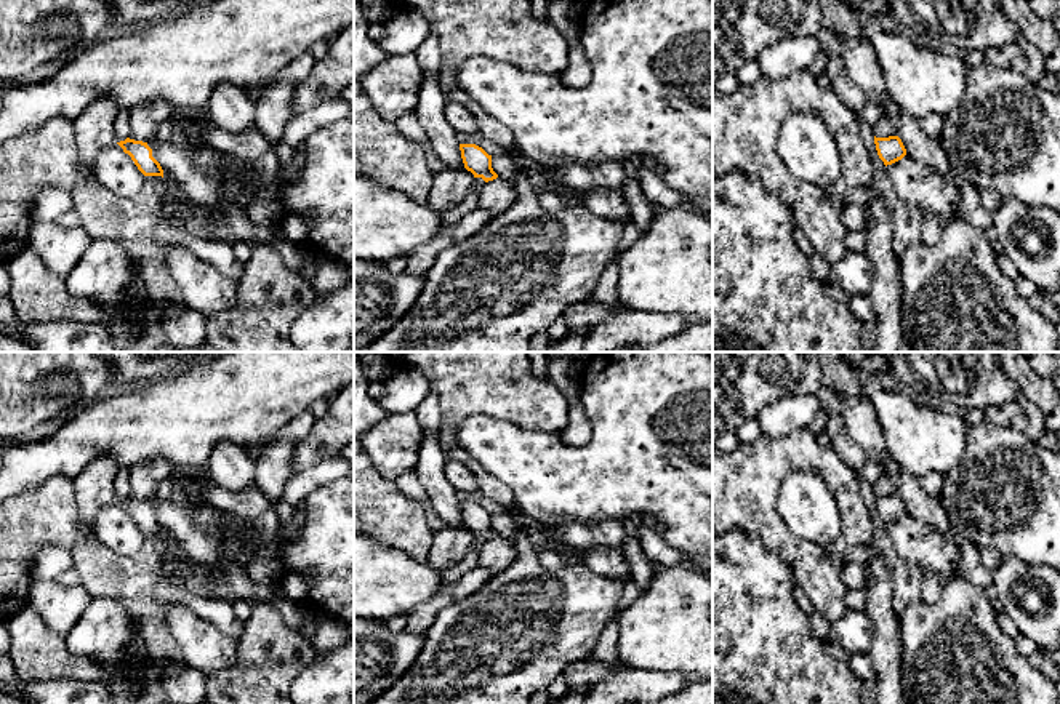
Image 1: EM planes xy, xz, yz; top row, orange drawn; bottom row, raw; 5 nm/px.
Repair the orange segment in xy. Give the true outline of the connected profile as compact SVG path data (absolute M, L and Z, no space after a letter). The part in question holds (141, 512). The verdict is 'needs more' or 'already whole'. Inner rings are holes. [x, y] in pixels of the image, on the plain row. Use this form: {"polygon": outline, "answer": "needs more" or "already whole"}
{"polygon": "M126 496L125 499L120 499L117 502L123 507L125 512L131 515L131 518L144 534L163 536L163 528L160 522L152 515L152 507L147 504L147 501Z", "answer": "already whole"}

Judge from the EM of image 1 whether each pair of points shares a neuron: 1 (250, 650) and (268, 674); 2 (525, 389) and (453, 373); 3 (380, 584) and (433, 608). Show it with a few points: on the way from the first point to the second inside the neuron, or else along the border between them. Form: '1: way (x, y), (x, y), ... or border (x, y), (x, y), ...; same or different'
1: way (256, 656), (266, 668); same
2: way (508, 389), (489, 373), (471, 373); same
3: border (433, 599), (420, 604), (409, 615); different

